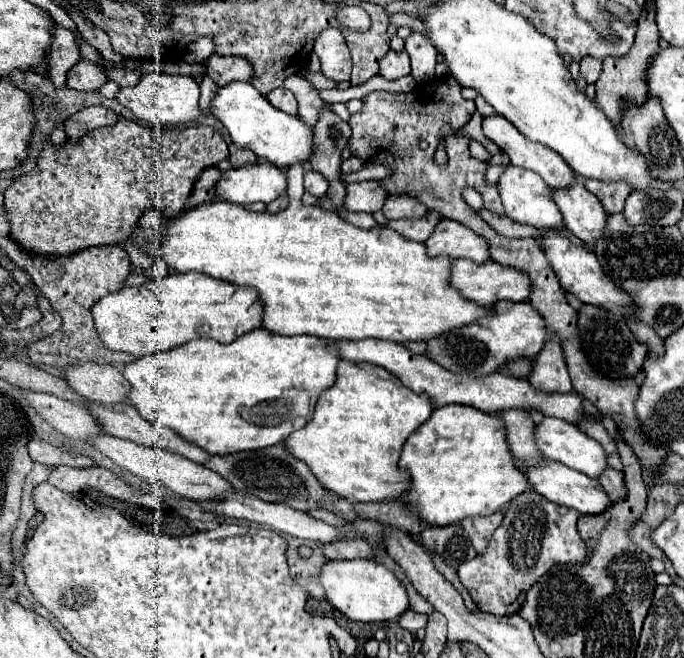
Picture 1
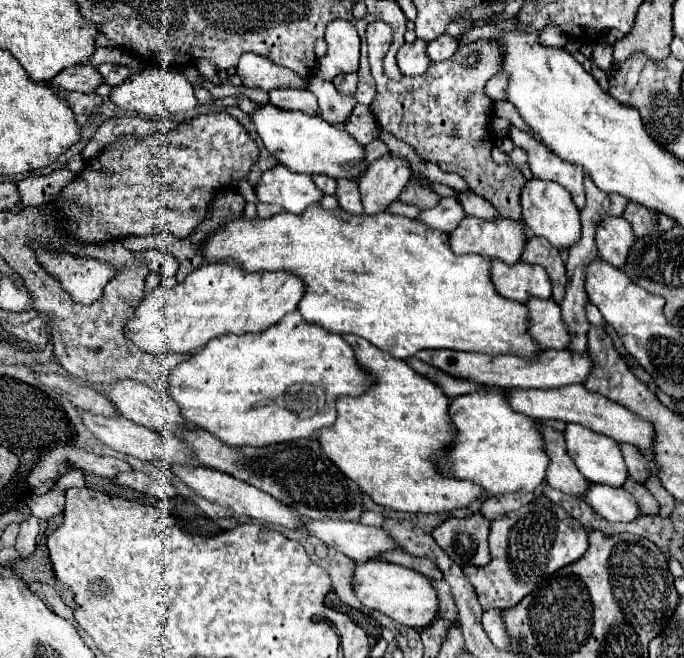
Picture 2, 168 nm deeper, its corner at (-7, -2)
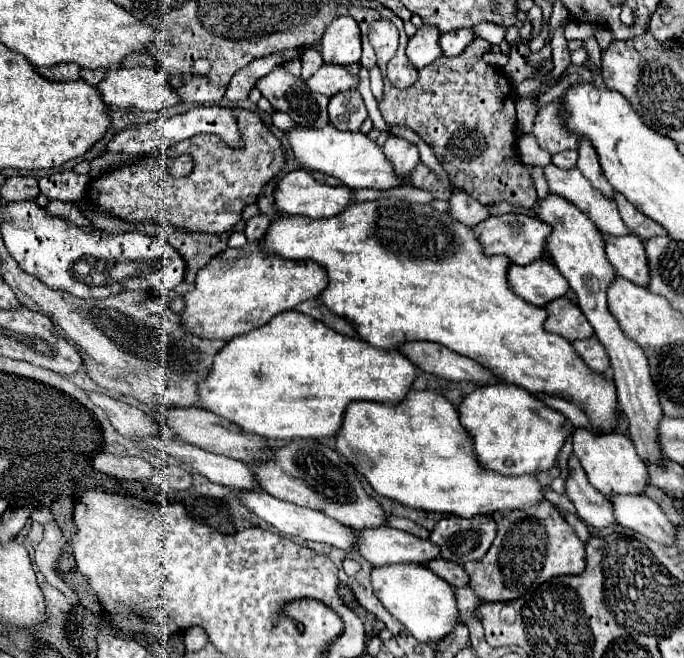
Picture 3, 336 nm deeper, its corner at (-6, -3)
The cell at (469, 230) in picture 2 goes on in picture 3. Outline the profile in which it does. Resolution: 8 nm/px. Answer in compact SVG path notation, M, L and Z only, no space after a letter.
M511 212L511 214L501 214L501 216L489 216L483 222L479 222L473 232L483 248L485 256L493 254L503 254L507 256L513 264L525 266L537 258L541 258L543 248L545 248L545 238L549 234L549 226L543 224L539 218L521 214L521 212Z

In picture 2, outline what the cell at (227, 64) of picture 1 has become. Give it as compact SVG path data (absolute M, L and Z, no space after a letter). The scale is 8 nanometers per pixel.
M246 53L240 57L238 75L244 79L244 87L262 87L264 91L272 89L308 89L312 75L300 77L292 69L278 67L270 59L264 59L254 53Z

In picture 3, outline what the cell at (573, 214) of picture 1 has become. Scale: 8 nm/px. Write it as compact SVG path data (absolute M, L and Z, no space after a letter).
M635 234L625 236L605 236L605 252L607 260L615 268L615 272L639 286L647 286L647 256L643 242Z

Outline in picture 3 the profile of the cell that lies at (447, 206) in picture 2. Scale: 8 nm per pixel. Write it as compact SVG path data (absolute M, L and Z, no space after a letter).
M453 190L451 198L449 198L447 214L453 220L457 220L457 222L461 222L461 224L465 224L469 228L473 228L475 224L479 224L481 220L485 220L489 216L487 206L479 204L475 198L465 194L463 190Z

